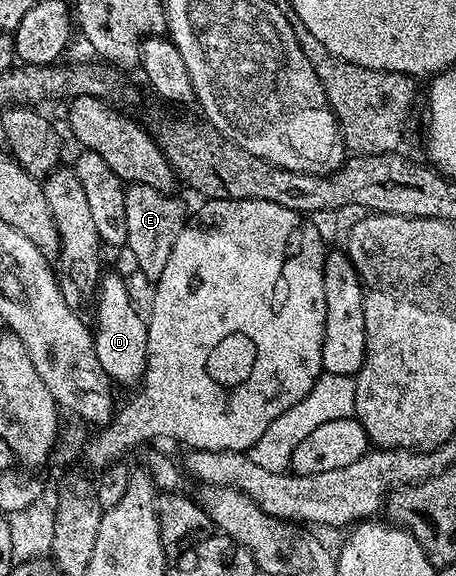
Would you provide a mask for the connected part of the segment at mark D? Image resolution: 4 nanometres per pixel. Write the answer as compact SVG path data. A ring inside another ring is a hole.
M107 271L98 281L96 299L93 301L94 324L92 320L92 333L94 335L94 349L96 358L100 358L100 366L104 366L104 374L115 385L130 384L141 381L146 373L146 359L148 358L148 334L146 333L146 320L134 309L134 300L130 297L130 288L117 276Z

